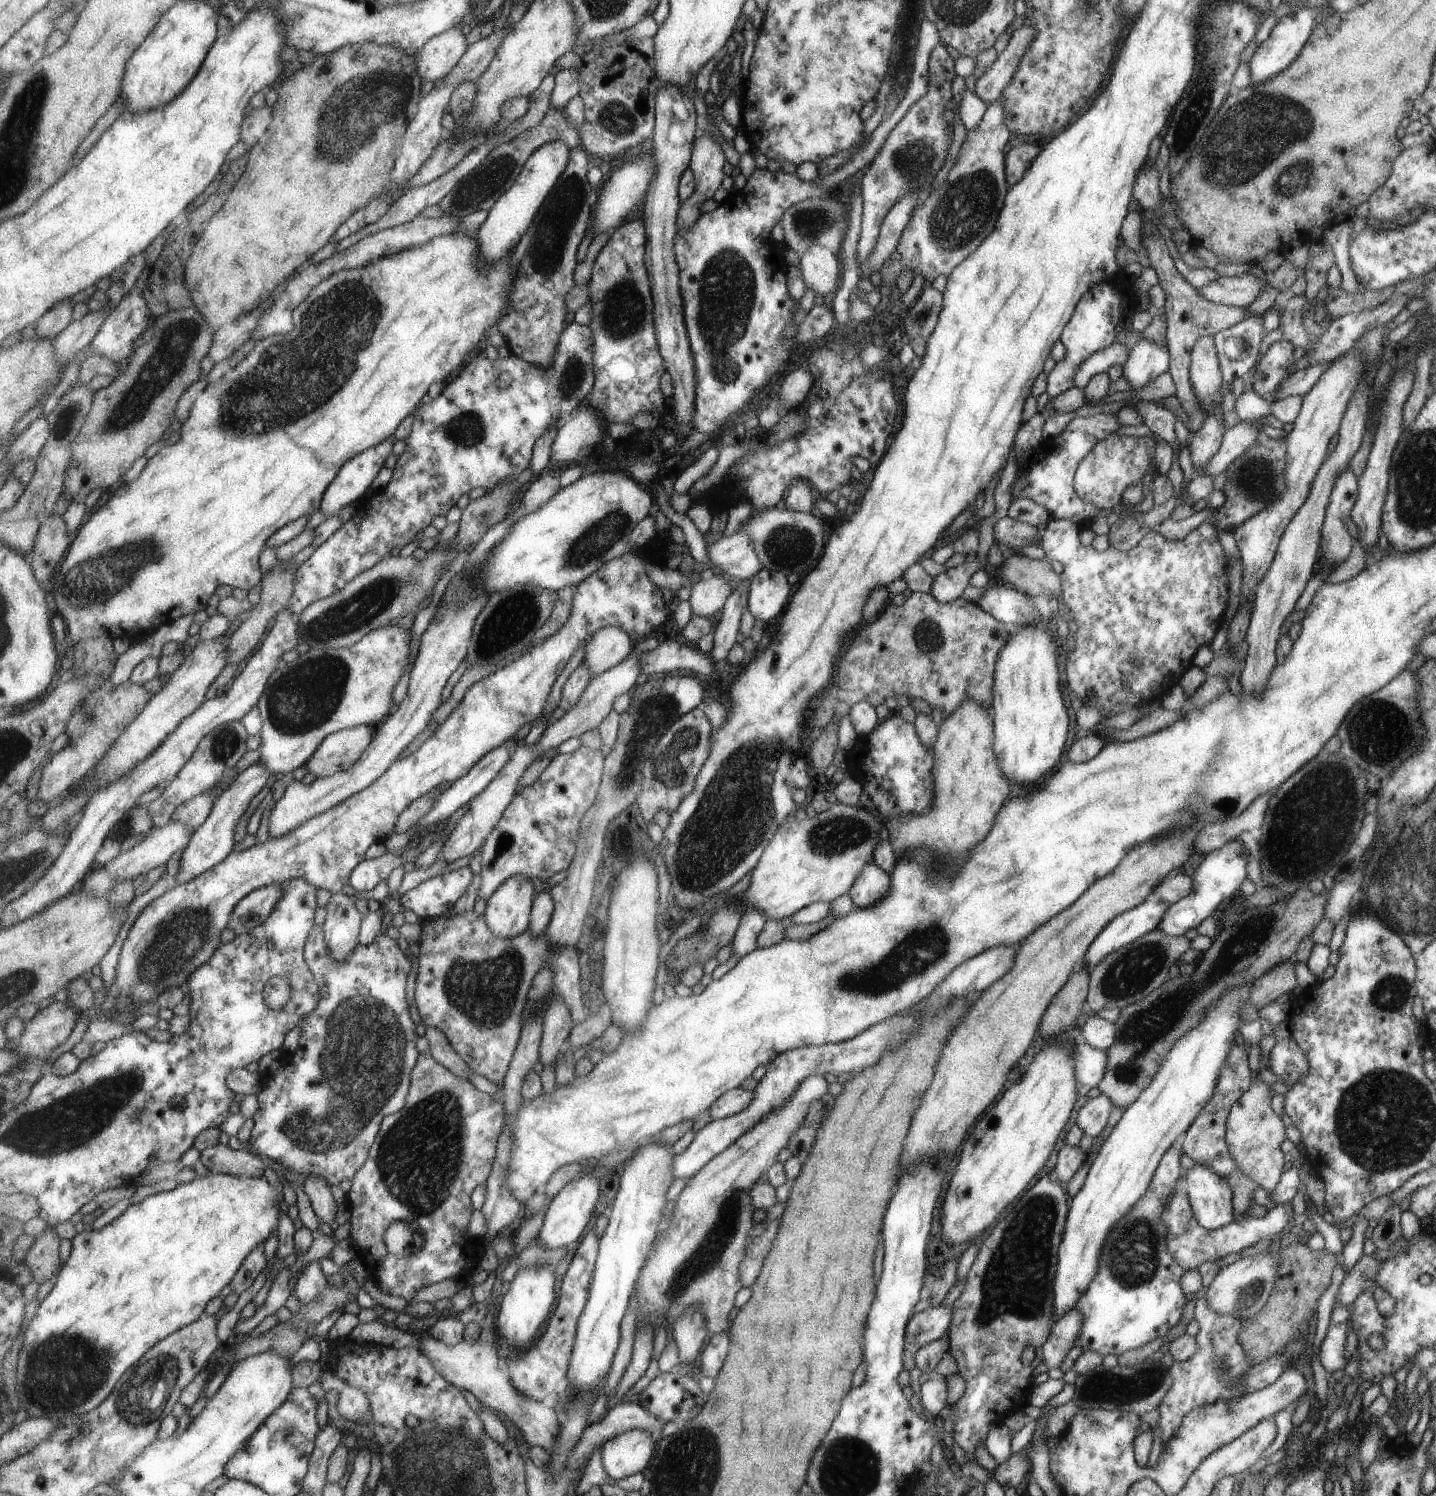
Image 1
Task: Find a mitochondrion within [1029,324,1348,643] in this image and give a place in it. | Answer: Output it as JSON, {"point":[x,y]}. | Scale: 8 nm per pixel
{"point":[1256,479]}

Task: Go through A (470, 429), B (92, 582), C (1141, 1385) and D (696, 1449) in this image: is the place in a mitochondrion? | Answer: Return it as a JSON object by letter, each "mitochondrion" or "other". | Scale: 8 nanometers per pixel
{"A":"mitochondrion","B":"mitochondrion","C":"mitochondrion","D":"mitochondrion"}

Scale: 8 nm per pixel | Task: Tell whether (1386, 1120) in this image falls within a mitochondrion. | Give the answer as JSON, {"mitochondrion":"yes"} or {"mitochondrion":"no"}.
{"mitochondrion":"yes"}

